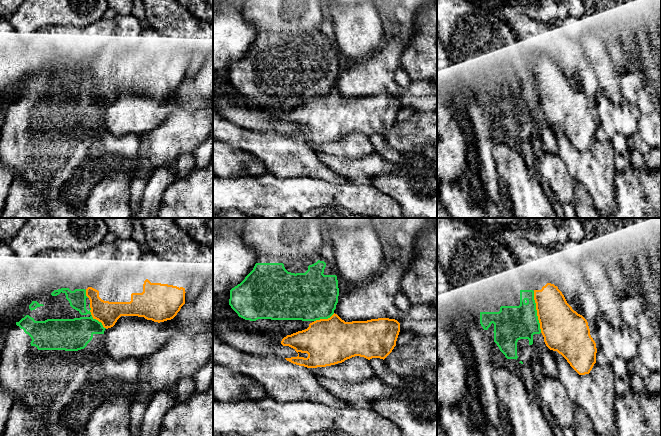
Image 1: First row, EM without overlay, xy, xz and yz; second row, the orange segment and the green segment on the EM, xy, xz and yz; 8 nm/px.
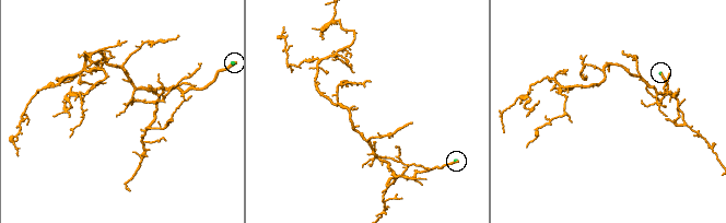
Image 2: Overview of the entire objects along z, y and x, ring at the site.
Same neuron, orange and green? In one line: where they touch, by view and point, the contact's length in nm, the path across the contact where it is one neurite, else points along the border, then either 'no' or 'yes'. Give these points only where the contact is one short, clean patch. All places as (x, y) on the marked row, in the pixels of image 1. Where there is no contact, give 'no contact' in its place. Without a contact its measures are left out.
meets orange in yz at (537, 312); contact 340 nm long; border along yz (533, 291), (536, 315), (541, 332); no

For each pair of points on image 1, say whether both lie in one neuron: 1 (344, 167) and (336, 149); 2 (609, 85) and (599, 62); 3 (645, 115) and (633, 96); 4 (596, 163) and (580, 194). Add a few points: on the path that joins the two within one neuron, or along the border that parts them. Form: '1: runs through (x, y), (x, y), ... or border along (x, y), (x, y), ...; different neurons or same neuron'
1: border along (318, 153), (350, 158), (363, 157); different neurons
2: runs through (608, 79), (603, 68); same neuron
3: runs through (645, 110), (638, 101); same neuron
4: border along (575, 179), (588, 192), (594, 207); different neurons

